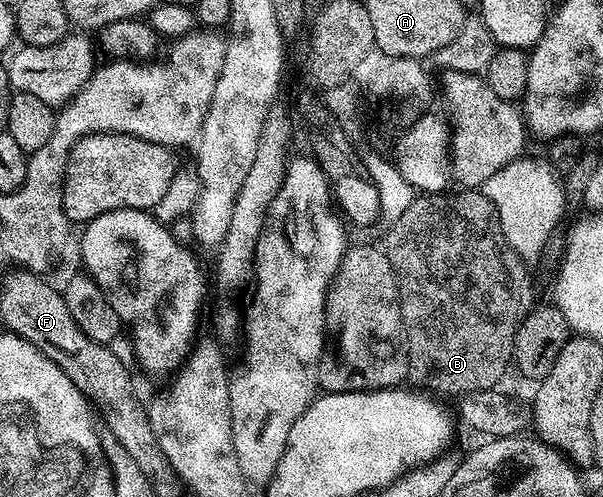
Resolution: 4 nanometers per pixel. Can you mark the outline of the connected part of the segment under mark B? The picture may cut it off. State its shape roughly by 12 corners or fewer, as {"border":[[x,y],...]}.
{"border":[[481,189],[388,224],[409,379],[491,391],[533,289]]}

